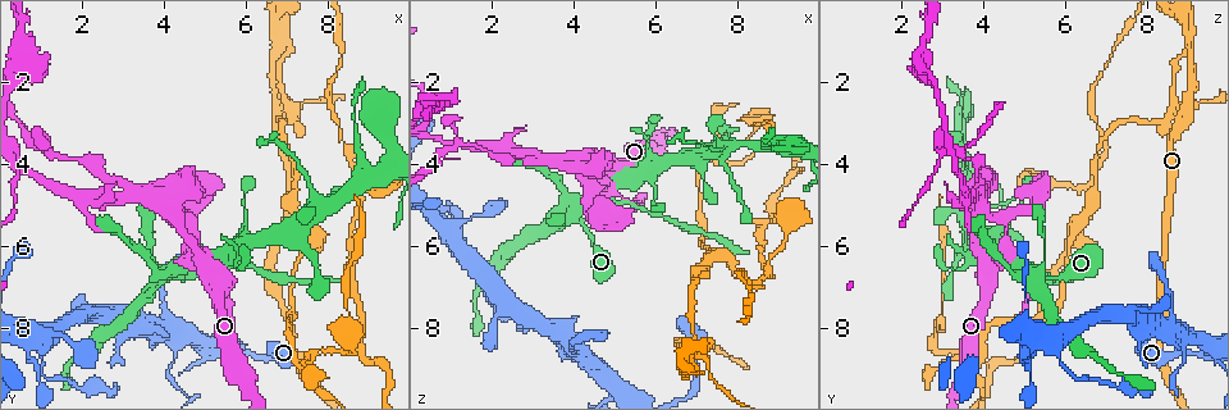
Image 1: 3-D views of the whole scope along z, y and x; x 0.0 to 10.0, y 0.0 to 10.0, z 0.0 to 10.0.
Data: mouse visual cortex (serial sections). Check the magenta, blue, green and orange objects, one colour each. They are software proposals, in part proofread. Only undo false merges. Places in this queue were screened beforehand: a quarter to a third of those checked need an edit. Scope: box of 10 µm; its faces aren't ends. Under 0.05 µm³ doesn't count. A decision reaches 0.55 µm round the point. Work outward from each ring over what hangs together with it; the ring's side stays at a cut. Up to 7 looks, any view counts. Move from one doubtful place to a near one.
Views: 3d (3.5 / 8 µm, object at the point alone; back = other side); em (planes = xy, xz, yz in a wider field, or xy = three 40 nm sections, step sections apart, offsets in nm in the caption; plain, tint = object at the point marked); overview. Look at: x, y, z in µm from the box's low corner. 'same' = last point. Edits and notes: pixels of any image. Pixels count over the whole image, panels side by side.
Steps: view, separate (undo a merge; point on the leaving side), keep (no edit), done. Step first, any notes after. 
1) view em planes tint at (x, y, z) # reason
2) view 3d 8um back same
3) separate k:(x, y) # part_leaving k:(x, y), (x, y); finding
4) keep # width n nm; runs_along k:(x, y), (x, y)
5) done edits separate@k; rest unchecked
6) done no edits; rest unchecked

view 3d 3.5um at (7.05, 5.50, 3.80) # a fork

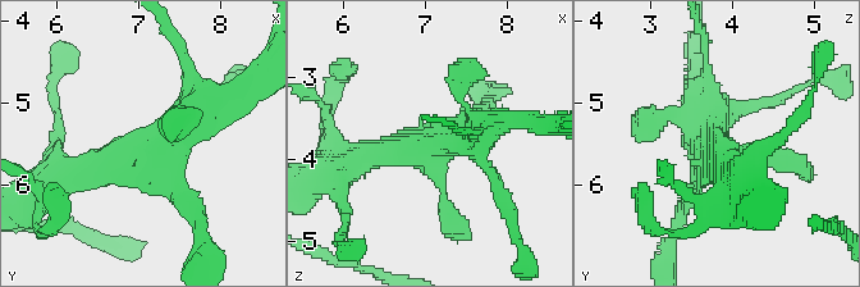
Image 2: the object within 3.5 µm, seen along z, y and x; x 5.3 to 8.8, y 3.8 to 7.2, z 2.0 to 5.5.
view em xy step 1 tint at (7.15, 5.50, 3.80)

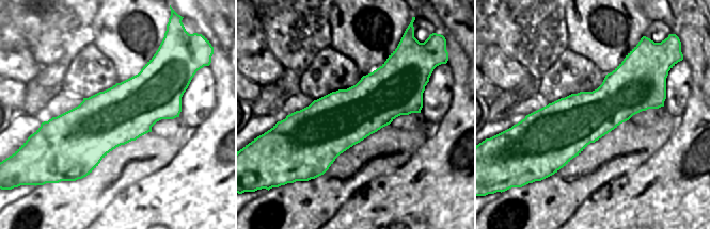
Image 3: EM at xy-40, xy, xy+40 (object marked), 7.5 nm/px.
keep # runs_along 2:(74, 174), (110, 167), (216, 99); one cell here

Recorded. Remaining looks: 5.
view 3d 3.5um at (5.00, 6.40, 4.15) # calibre changes

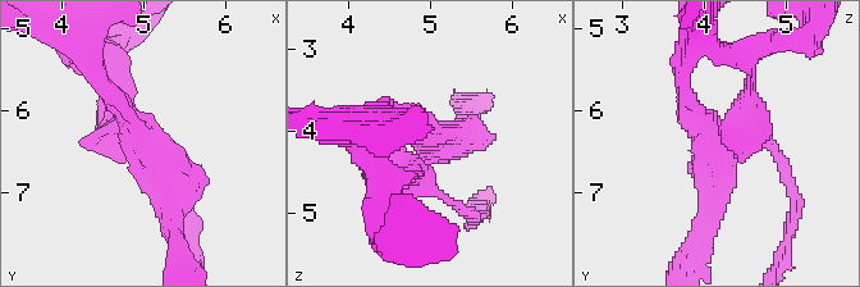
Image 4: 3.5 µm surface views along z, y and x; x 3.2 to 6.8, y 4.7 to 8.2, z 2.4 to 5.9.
view em xy step 2 tint at (5.00, 6.45, 4.10) # now the EM

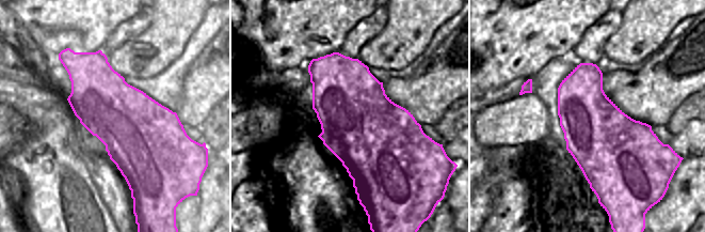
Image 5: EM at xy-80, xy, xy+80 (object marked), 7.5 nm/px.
separate 4:(749, 140) # part_leaving 4:(732, 144), (751, 108), (751, 53), (771, 41); a second cell is stuck on

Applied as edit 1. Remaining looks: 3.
view 3d 8um at (3.90, 5.05, 3.90) # abrupt turn

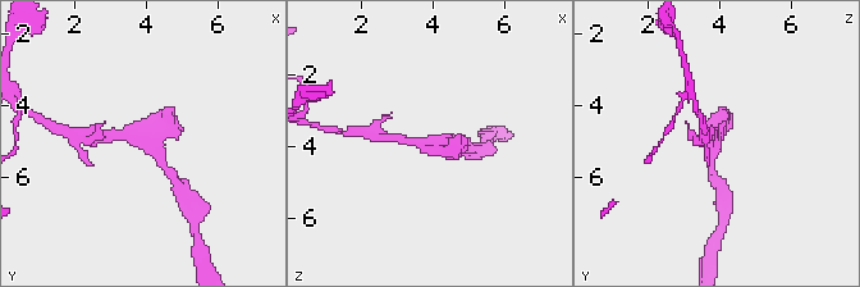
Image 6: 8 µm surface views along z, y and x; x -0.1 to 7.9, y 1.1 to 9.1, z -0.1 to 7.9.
view em xy step 2 tint same

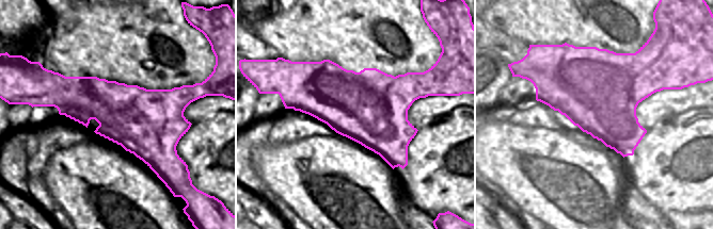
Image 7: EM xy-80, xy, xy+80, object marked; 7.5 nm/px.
keep # width 550 nm; runs_along 6:(169, 171), (143, 140), (109, 135); one cell here

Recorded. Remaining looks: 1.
done edits separate@4; rest unchecked

